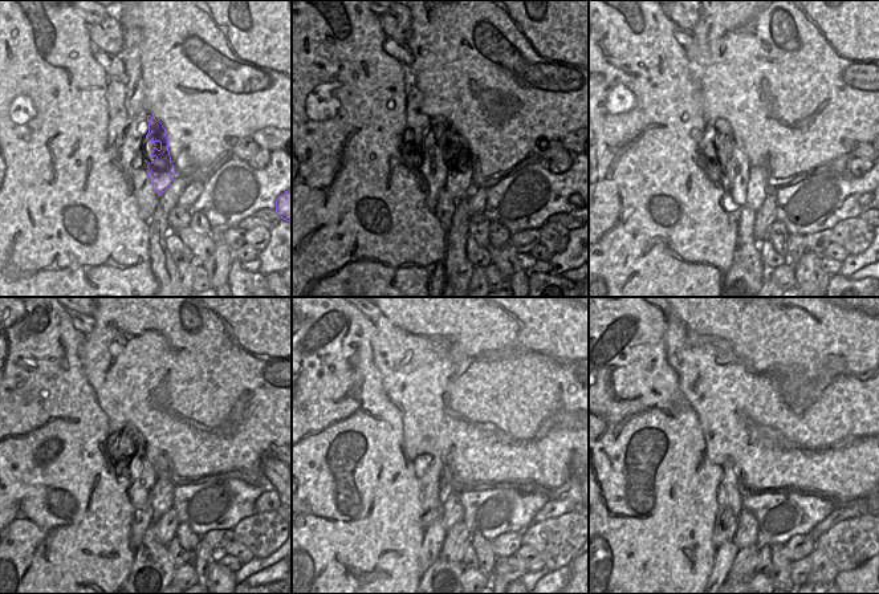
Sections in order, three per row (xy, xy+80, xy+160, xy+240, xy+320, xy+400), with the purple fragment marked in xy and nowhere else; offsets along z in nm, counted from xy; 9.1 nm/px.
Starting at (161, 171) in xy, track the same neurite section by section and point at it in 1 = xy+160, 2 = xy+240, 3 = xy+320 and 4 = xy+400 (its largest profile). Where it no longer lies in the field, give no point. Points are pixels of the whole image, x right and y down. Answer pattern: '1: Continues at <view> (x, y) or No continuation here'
1: Continues at xy+160 (757, 190)
2: Continues at xy+240 (163, 491)
3: Continues at xy+320 (454, 512)
4: Continues at xy+400 (747, 534).

